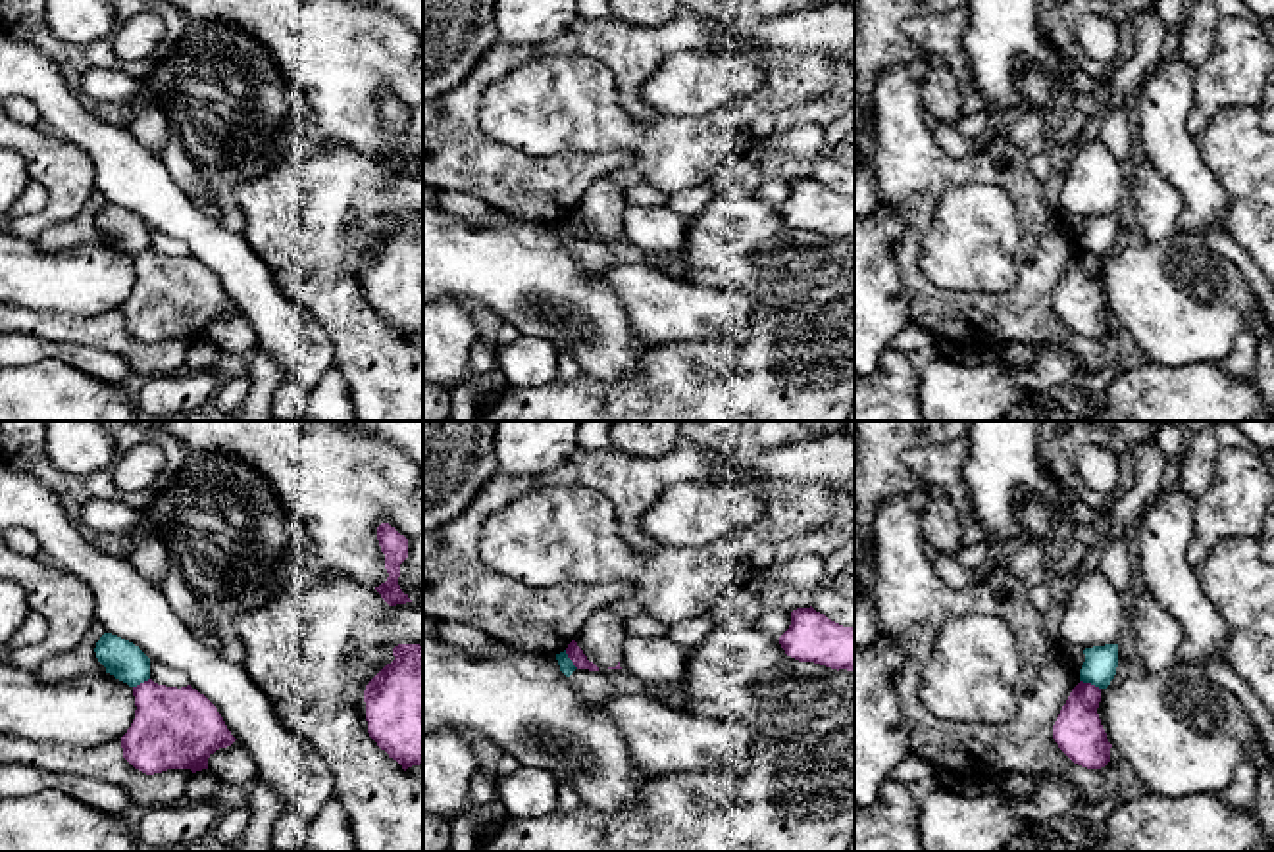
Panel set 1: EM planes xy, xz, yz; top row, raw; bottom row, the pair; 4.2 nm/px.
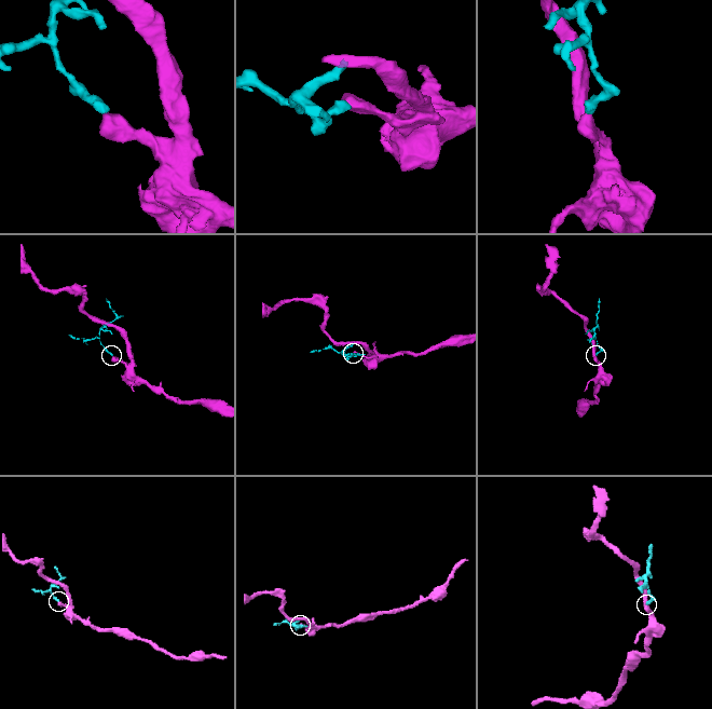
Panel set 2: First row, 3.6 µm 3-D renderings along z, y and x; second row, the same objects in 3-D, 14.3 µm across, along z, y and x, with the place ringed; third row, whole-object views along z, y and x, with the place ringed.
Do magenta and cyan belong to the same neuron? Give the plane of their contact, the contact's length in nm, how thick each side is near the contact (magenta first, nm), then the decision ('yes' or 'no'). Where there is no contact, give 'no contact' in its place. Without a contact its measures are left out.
yz | 100 nm | 200/140 nm | no

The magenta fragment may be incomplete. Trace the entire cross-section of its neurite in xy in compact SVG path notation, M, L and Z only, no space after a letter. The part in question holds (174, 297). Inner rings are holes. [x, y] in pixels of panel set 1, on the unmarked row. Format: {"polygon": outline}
{"polygon": "M152 248L133 256L135 288L121 306L123 327L146 344L208 338L208 327L237 308L217 277L196 258Z"}

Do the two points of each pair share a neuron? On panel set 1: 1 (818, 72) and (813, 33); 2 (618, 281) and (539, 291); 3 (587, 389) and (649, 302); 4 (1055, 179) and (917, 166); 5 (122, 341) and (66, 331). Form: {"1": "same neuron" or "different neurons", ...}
{"1": "different neurons", "2": "different neurons", "3": "different neurons", "4": "different neurons", "5": "same neuron"}

